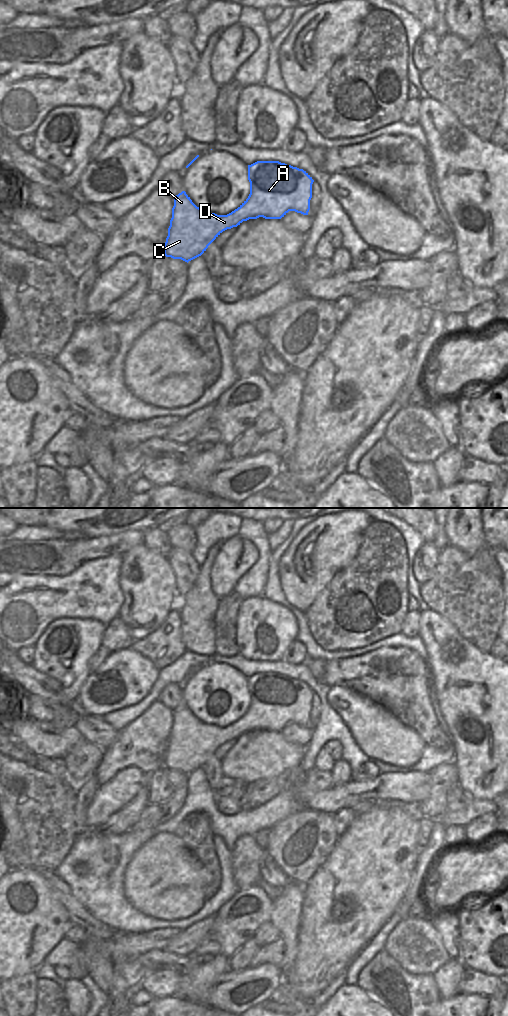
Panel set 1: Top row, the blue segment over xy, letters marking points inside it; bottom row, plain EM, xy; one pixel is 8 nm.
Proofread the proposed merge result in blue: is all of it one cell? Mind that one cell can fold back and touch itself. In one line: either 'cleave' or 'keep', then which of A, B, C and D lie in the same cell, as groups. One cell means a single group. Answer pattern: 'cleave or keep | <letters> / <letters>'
keep | A B C D

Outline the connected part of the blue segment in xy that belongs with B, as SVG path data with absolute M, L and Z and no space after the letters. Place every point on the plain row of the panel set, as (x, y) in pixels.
M257 673L248 677L248 692L250 694L248 710L227 727L203 723L192 714L185 703L176 707L168 748L164 756L164 767L188 775L201 768L223 743L237 739L243 733L259 729L281 731L289 723L308 727L314 692L303 681L279 673Z

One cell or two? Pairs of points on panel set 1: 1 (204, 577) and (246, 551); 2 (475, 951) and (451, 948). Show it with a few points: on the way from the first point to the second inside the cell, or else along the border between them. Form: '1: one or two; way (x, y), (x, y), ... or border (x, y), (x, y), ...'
1: two; border (218, 552), (210, 572), (210, 587), (216, 596)
2: two; border (460, 926), (457, 958)

